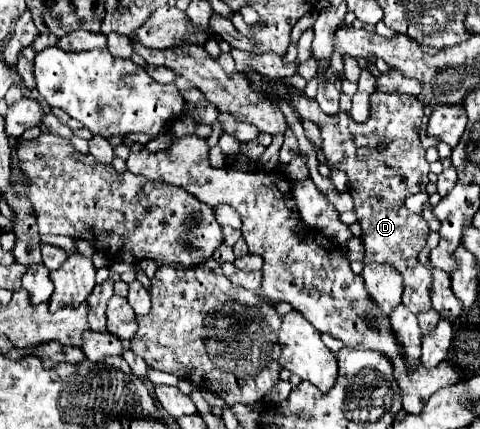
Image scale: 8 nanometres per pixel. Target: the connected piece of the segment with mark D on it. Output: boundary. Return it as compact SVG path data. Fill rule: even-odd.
M247 66L243 70L243 74L249 78L251 86L257 88L263 96L267 96L271 102L279 102L279 100L287 100L291 104L291 108L299 114L299 118L305 122L315 122L321 128L321 138L323 138L323 154L325 154L325 162L329 164L329 168L337 168L341 172L347 174L349 178L349 194L353 196L355 208L353 212L357 214L357 222L361 226L361 240L365 244L365 258L363 264L389 264L391 268L395 268L397 272L401 272L403 276L403 306L407 306L417 318L419 318L419 326L423 334L429 334L435 330L437 322L441 320L441 314L437 310L433 310L431 306L431 298L429 298L429 274L423 266L419 266L417 256L425 246L425 238L429 234L429 226L423 222L423 218L419 214L409 212L403 206L403 200L411 194L423 192L429 178L429 164L425 160L425 150L419 142L417 136L417 128L421 126L423 120L423 106L417 102L415 96L407 96L407 94L385 94L385 92L373 92L369 98L369 118L367 122L359 124L351 118L349 112L339 110L337 114L325 114L321 112L319 104L313 98L307 98L299 88L295 86L287 86L281 80L283 78L269 78L265 74L261 74L259 70L255 70L253 66ZM377 144L385 144L383 150L379 150Z

